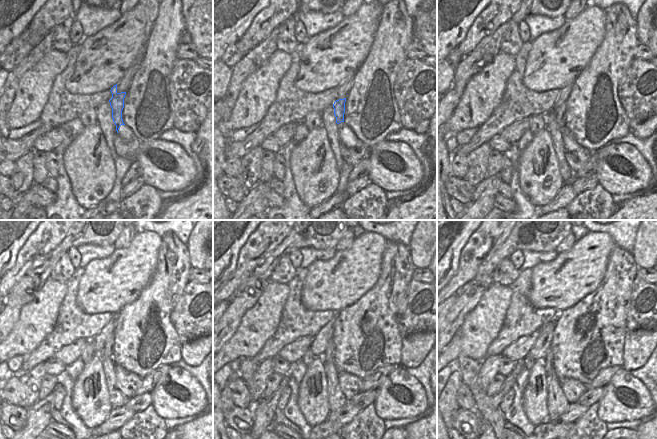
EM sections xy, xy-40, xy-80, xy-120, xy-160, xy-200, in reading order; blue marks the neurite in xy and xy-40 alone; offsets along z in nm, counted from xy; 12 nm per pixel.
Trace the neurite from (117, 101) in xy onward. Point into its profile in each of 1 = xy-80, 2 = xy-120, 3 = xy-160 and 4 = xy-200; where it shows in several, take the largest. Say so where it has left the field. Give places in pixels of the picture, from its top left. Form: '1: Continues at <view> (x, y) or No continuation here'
1: Continues at xy-80 (560, 111)
2: Continues at xy-120 (107, 351)
3: Continues at xy-160 (329, 353)
4: Continues at xy-200 (548, 361).

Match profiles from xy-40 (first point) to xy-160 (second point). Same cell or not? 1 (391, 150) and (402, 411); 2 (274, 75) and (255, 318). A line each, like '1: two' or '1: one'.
1: one
2: one

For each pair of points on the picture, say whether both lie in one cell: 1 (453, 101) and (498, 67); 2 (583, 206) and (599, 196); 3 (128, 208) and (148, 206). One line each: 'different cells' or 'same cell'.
1: different cells
2: same cell
3: same cell

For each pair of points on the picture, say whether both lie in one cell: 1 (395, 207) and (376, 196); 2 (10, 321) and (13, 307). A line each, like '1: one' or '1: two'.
1: two
2: one

